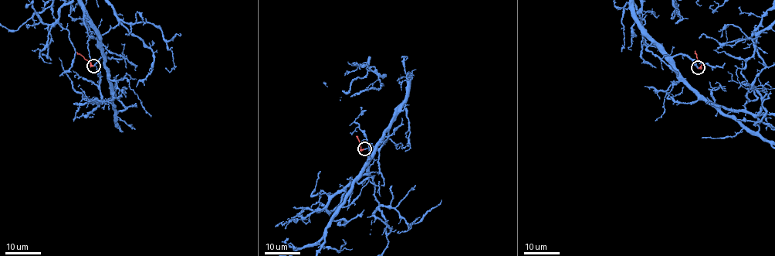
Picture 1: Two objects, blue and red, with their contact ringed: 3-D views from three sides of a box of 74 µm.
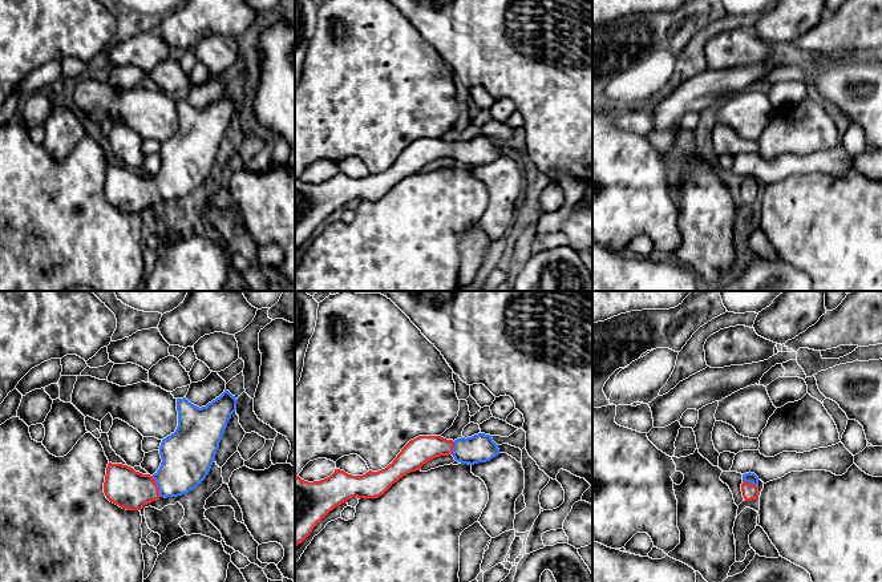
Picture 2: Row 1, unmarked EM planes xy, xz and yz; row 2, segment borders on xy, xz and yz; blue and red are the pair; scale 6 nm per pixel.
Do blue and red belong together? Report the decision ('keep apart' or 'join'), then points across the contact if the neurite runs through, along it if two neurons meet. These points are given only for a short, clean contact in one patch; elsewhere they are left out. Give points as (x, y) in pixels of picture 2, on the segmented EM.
join; runs through xy (186, 456), (157, 485), (129, 489)

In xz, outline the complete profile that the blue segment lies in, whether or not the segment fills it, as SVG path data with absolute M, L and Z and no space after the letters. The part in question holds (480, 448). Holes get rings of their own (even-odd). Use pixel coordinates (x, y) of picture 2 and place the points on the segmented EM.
M490 435L446 440L441 436L418 436L410 440L397 457L379 472L352 476L335 472L320 481L308 482L295 477L295 546L302 543L313 528L336 506L352 497L377 498L410 472L420 470L428 461L452 454L461 464L474 465L499 454Z

